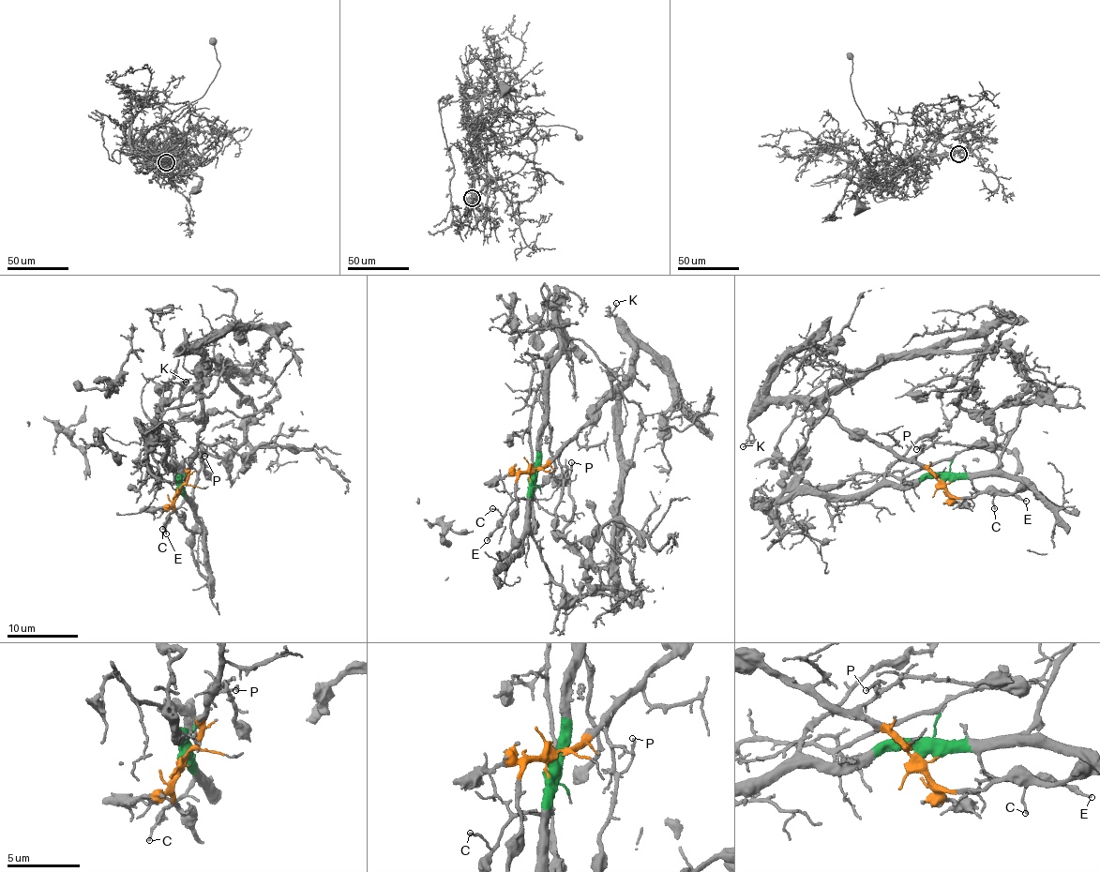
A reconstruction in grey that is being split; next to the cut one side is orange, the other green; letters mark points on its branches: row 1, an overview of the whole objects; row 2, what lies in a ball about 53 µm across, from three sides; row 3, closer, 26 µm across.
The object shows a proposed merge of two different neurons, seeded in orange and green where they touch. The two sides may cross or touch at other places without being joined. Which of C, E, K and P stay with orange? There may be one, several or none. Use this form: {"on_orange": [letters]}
{"on_orange": ["K", "P"]}

